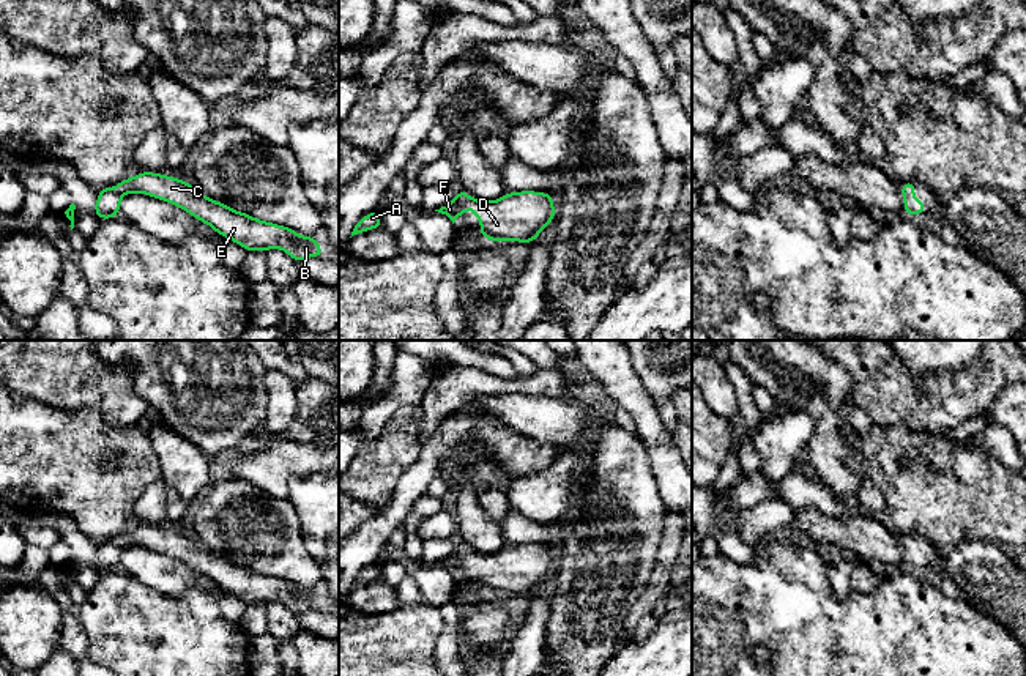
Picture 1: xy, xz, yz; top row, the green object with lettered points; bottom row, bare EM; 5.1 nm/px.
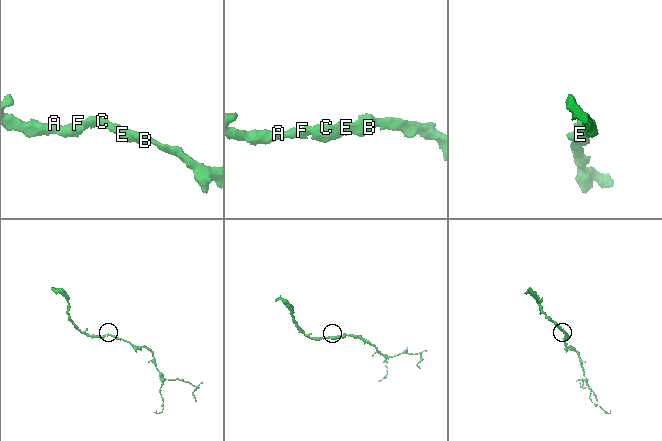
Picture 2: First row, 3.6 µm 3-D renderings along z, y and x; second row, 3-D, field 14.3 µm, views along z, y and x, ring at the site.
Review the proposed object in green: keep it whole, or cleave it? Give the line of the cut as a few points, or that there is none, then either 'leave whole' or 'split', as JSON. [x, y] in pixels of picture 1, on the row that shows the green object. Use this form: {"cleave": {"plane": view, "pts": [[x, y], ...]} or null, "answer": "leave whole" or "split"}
{"cleave": null, "answer": "leave whole"}

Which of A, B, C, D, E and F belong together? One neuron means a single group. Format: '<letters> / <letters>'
A B C D E F

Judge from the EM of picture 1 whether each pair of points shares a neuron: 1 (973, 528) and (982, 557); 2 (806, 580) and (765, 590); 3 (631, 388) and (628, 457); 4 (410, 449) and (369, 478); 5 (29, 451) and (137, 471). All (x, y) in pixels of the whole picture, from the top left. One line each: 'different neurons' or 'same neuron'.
1: different neurons
2: same neuron
3: different neurons
4: same neuron
5: same neuron

